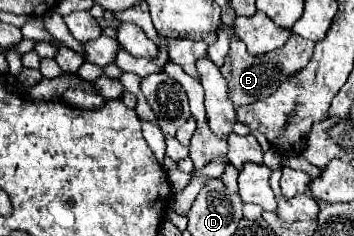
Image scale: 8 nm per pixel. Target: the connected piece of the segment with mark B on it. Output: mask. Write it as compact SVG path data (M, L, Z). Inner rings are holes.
M290 35L288 41L284 43L284 47L266 53L266 55L250 55L246 51L246 45L242 45L242 41L232 41L230 51L226 55L226 61L222 65L222 75L228 81L228 93L230 93L230 101L234 103L234 107L240 105L250 105L254 101L262 101L266 99L274 87L278 87L280 83L284 83L290 75L294 75L296 71L300 71L302 67L306 67L314 53L314 41L302 39L298 35Z

